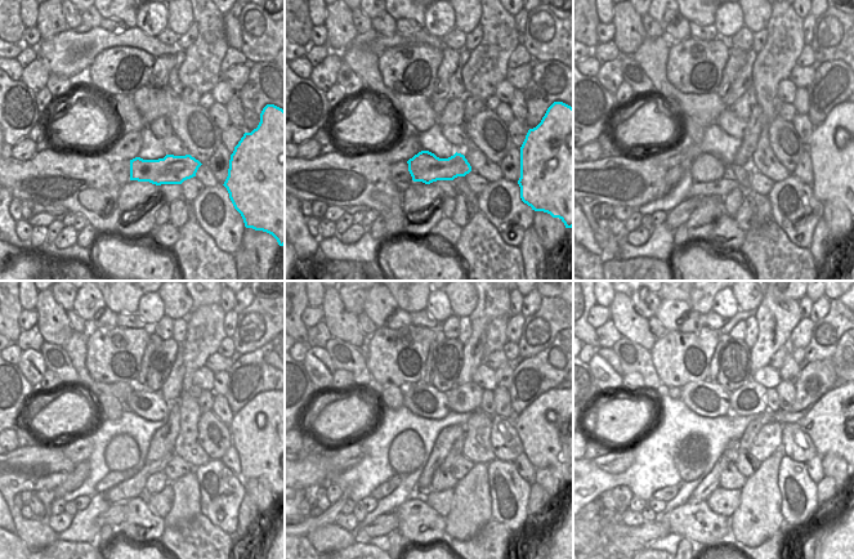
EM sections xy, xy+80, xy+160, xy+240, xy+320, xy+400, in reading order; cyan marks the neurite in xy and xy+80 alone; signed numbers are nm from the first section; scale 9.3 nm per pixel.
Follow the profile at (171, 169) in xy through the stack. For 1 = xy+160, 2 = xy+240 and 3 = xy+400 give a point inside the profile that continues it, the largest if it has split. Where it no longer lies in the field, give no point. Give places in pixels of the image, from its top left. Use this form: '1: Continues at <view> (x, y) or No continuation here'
1: Continues at xy+160 (706, 166)
2: Continues at xy+240 (121, 454)
3: Continues at xy+400 (694, 448)

